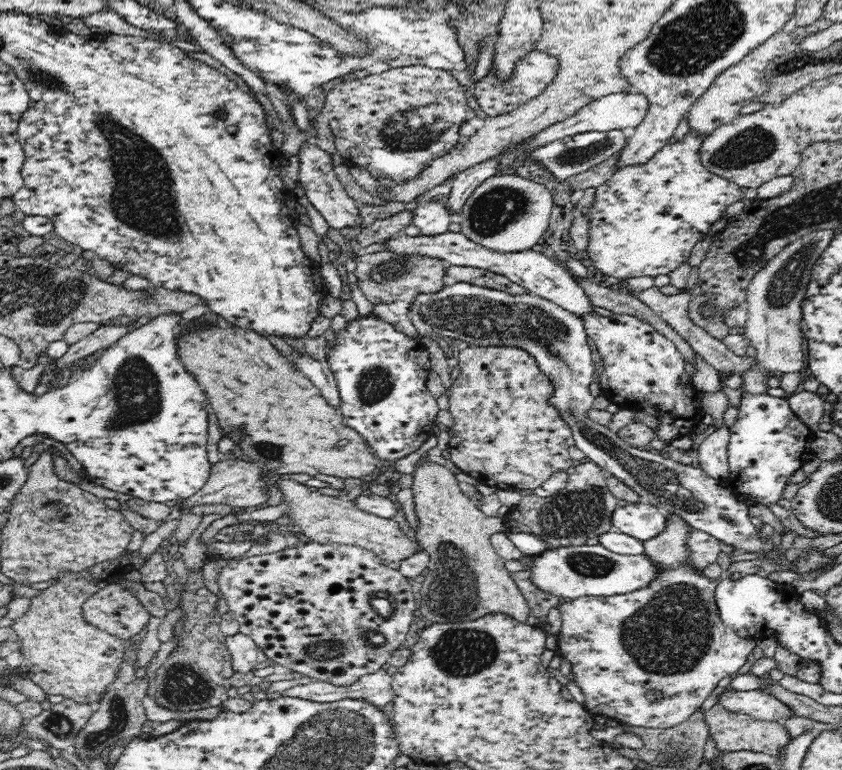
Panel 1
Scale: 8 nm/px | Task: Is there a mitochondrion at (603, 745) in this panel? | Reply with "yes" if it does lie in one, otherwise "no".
no

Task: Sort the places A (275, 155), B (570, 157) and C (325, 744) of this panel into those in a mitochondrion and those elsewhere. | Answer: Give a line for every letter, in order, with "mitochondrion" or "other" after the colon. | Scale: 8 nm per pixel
A: other
B: mitochondrion
C: mitochondrion

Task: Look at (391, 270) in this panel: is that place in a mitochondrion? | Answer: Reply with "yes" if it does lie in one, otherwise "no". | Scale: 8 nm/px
yes

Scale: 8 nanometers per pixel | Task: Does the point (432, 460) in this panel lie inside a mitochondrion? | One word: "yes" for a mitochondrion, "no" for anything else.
no

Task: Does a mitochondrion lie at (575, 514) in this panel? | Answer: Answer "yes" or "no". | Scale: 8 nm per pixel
yes

